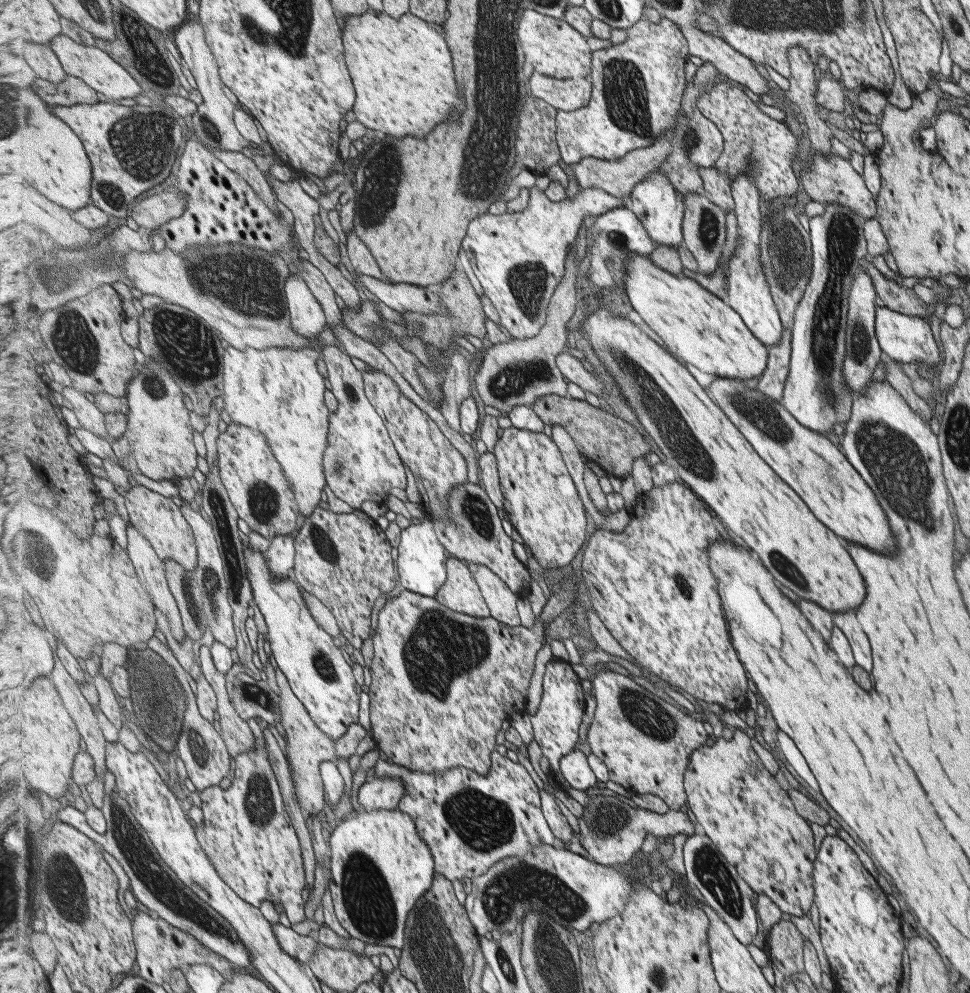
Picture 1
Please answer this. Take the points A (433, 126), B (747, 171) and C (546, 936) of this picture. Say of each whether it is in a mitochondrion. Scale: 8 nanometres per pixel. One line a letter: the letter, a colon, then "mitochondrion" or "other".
A: other
B: other
C: mitochondrion

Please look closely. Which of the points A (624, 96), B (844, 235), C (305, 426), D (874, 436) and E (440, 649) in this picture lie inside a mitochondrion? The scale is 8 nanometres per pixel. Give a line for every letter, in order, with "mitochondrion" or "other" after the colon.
A: mitochondrion
B: mitochondrion
C: other
D: mitochondrion
E: mitochondrion

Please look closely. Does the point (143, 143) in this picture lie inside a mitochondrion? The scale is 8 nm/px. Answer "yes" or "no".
yes

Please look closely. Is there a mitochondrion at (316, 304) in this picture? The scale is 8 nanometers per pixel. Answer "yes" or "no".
no

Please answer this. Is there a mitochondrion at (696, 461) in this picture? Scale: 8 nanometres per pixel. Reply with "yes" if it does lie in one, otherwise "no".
yes

